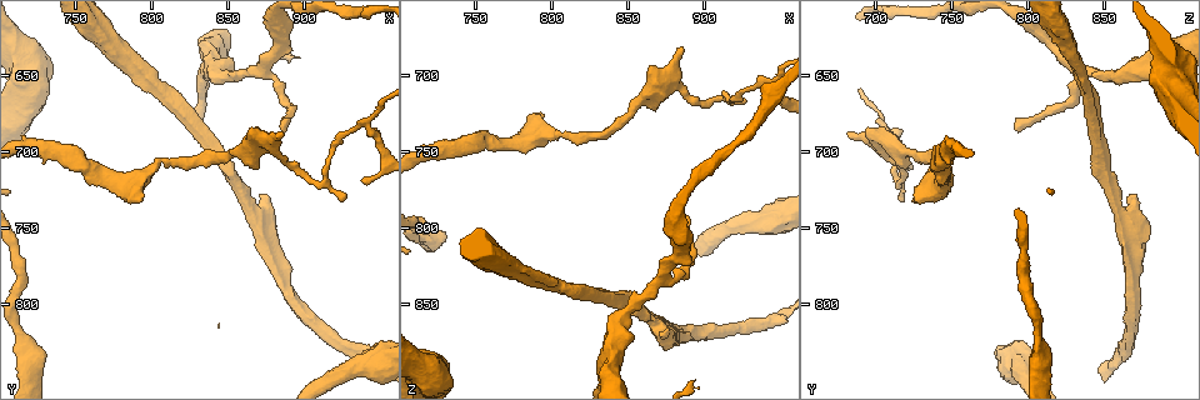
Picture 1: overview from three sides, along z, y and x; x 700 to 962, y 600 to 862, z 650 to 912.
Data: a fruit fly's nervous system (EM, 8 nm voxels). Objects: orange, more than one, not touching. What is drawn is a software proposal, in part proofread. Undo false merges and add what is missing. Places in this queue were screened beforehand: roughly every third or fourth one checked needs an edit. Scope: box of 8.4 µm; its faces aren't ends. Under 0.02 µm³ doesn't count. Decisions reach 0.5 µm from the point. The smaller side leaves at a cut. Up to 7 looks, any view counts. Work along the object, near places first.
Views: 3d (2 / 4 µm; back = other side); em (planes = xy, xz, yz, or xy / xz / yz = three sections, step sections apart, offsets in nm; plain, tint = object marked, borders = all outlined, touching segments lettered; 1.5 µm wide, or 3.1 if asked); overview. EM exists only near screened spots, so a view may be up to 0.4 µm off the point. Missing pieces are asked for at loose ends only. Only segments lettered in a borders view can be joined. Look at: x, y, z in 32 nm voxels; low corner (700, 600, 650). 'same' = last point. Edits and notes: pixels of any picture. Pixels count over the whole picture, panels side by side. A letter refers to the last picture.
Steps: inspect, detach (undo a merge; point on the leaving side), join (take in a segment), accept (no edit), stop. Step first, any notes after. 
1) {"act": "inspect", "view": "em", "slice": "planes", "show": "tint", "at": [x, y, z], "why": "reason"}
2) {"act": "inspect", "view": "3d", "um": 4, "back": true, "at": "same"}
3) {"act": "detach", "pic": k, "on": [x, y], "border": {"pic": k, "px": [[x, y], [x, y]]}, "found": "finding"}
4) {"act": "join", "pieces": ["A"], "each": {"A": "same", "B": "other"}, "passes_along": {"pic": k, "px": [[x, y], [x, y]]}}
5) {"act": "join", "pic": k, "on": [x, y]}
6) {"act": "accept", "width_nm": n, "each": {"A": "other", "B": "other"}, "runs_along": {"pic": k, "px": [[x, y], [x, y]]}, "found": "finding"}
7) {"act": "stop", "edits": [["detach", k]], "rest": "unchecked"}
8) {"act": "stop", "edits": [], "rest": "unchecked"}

{"act": "inspect", "view": "em", "slice": "planes", "show": "borders", "at": [938, 682, 706], "why": "branch point"}

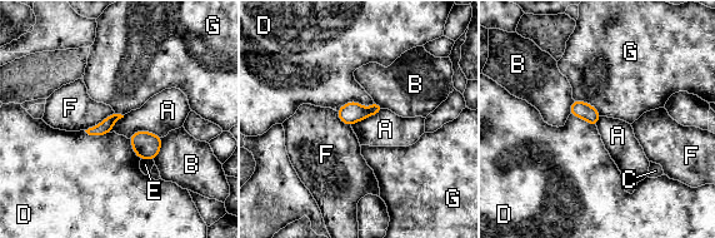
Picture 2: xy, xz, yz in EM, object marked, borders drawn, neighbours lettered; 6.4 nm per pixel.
{"act": "detach", "pic": 2, "on": [350, 113], "width_nm": 80, "each": {"A": "other", "B": "other", "C": "other", "D": "other", "E": "other", "F": "other", "G": "other"}, "border": {"pic": 2, "px": [[373, 104], [369, 114]]}, "found": "two cells meet here"}

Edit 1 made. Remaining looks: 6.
{"act": "inspect", "view": "em", "slice": "xy", "step": 8, "show": "borders", "at": [874, 728, 868], "why": "an open end"}

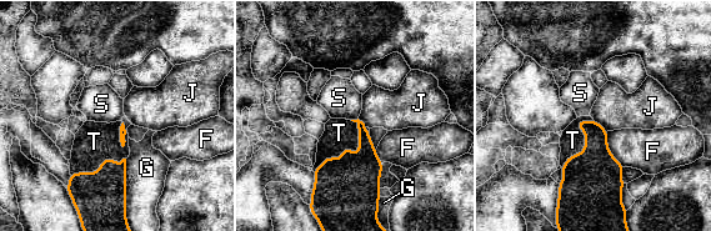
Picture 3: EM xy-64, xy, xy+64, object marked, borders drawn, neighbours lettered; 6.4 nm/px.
{"act": "join", "pieces": ["T"], "each": {"F": "other", "G": "other", "J": "other", "S": "other", "T": "same"}, "passes_along": {"pic": 3, "px": [[348, 187], [349, 149], [339, 132]]}, "found": "the cell continues"}

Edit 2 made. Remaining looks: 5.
{"act": "stop", "edits": [["detach", 2], ["join", 3]], "rest": "unchecked"}

